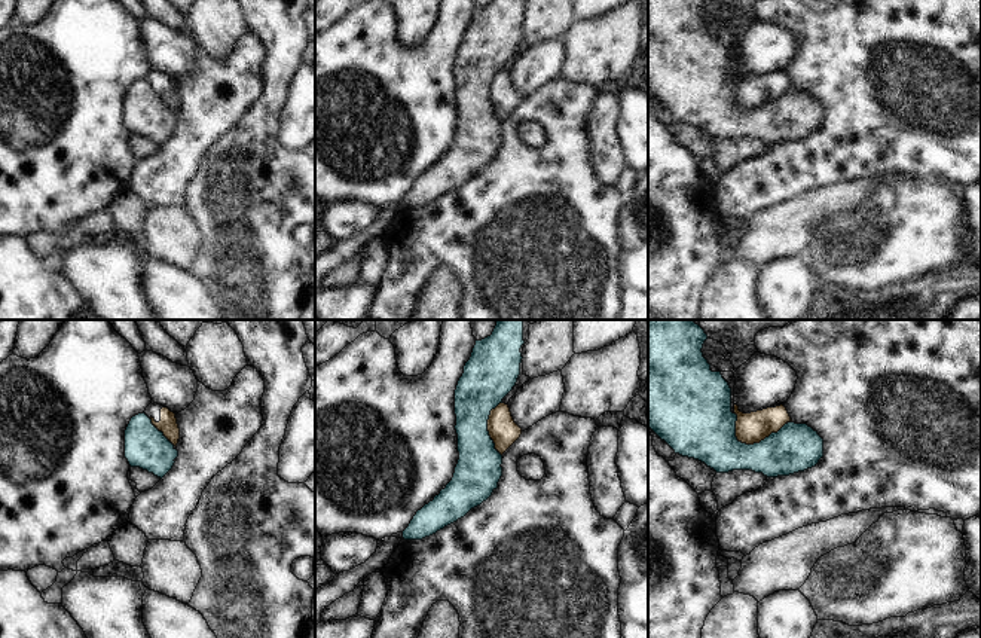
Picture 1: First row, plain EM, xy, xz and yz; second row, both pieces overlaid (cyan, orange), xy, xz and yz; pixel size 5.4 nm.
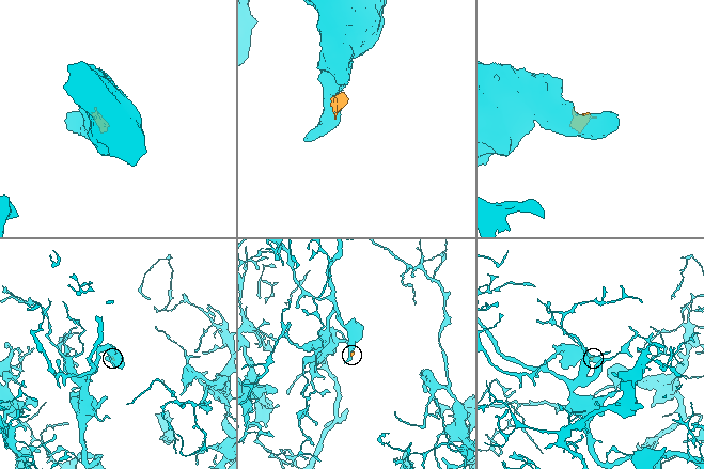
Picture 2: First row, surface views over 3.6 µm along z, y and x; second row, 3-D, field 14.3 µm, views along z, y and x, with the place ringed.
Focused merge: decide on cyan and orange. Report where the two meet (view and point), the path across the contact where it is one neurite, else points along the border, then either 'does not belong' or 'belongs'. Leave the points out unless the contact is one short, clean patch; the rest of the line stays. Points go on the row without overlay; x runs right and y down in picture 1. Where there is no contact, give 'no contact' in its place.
yz (761, 107) | does not belong

